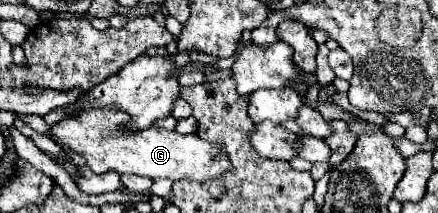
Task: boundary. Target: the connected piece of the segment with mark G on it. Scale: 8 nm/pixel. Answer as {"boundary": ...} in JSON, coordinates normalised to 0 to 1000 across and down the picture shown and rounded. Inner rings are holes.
{"boundary":[[[194,512],[176,549],[153,549],[112,606],[112,643],[135,690],[158,690],[167,718],[199,756],[212,812],[240,812],[263,793],[272,812],[304,812],[322,831],[386,831],[409,840],[486,840],[523,793],[523,746],[500,681],[459,662],[450,634],[409,634],[404,615],[381,615],[345,587],[340,606],[295,606],[295,540],[272,512]]]}

